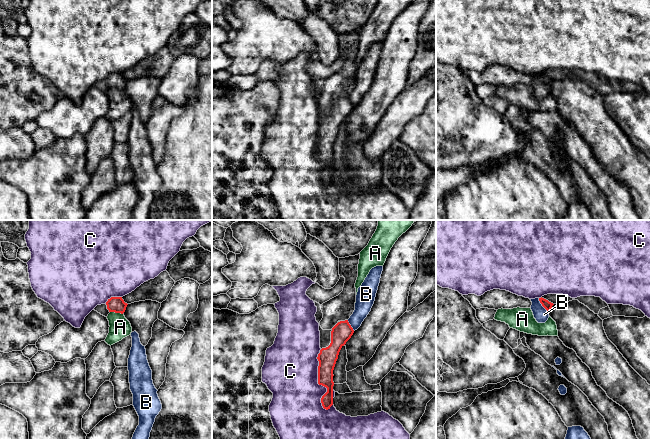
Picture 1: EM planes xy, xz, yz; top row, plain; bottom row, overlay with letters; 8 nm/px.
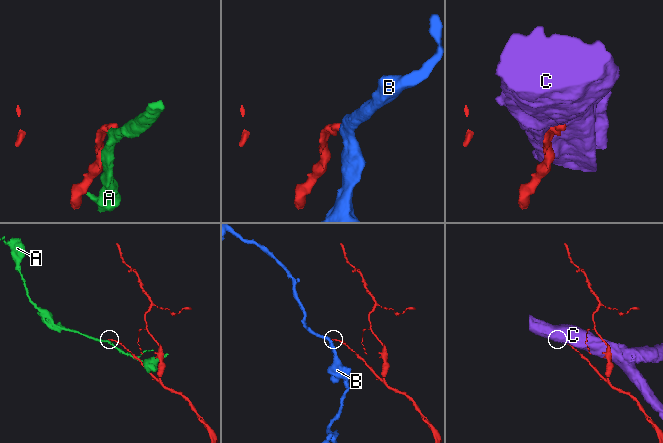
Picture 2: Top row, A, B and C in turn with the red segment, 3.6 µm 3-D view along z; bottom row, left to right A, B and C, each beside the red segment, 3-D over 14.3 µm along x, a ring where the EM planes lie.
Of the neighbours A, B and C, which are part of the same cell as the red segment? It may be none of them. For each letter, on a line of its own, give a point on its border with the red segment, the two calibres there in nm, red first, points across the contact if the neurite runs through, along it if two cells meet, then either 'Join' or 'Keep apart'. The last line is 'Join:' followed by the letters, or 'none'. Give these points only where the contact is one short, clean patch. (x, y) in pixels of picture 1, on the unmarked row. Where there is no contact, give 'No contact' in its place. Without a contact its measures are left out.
A: Touches red at xy (116, 88). Thickness 130 nm (red) against 170 nm. Keep apart
B: Touches red at yz (542, 81). Thickness 70 nm (red) against 120 nm. Boundary: yz (538, 74), (541, 81), (548, 88). Keep apart
C: Touches red at xz (318, 158). Thickness 150 nm (red) against 440 nm. Keep apart
Join: none

